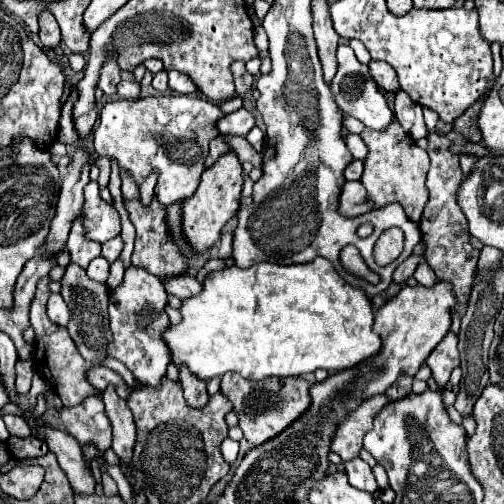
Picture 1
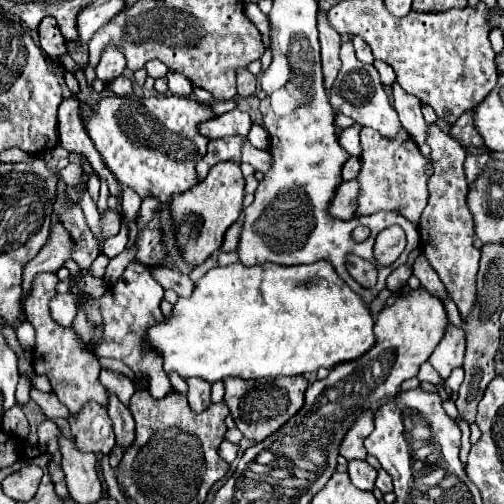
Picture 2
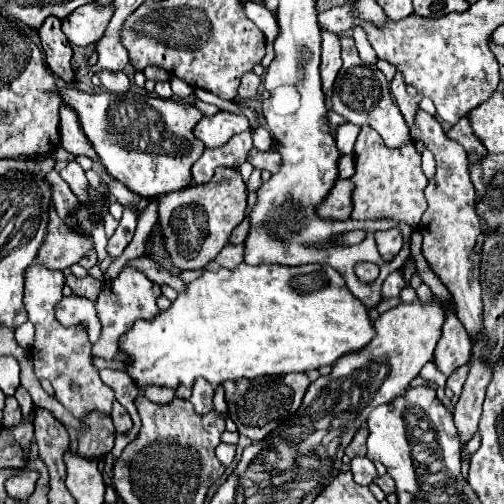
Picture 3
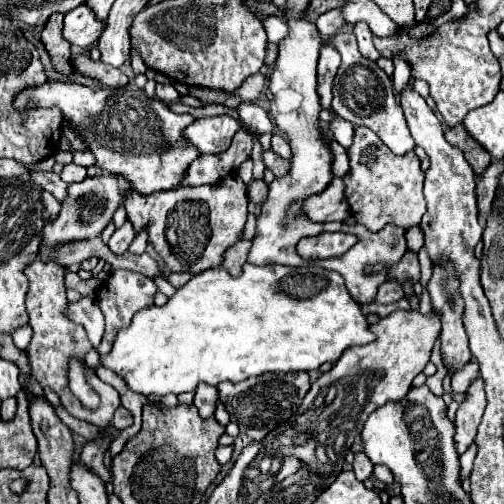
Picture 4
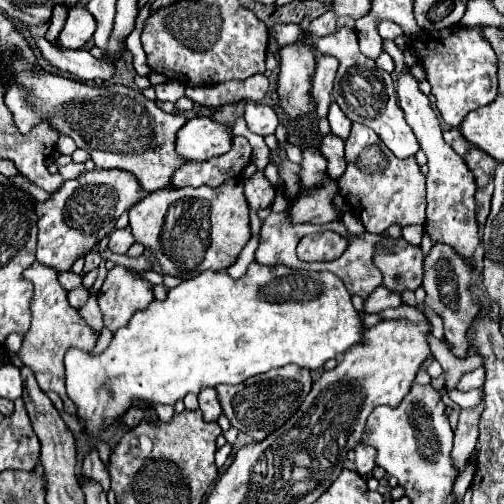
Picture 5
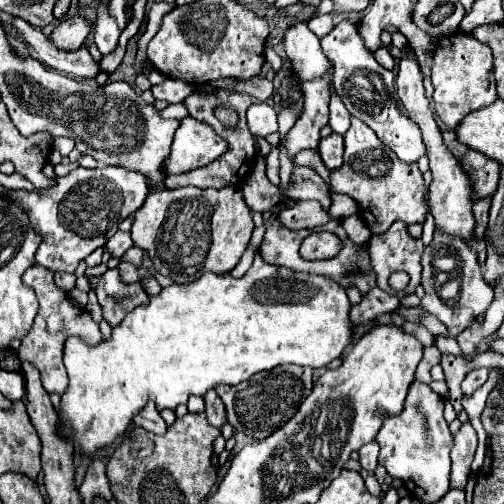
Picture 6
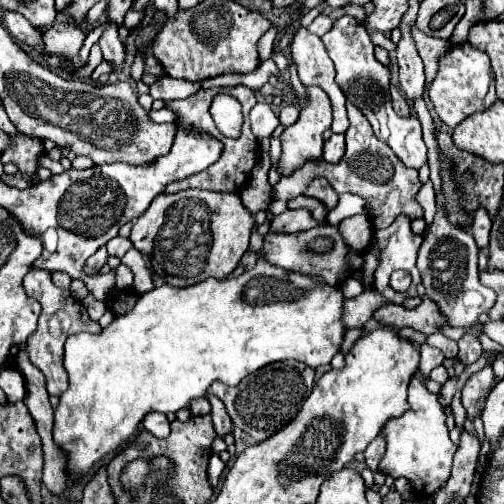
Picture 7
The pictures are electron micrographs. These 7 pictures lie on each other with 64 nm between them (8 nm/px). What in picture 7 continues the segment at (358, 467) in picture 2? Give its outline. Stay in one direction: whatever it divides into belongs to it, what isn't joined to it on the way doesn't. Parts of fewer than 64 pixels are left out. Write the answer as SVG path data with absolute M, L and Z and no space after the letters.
M378 434L370 444L368 448L364 450L364 456L366 456L366 464L370 466L370 470L378 470L378 464L384 456L384 448L386 448L386 440L384 440L384 434Z

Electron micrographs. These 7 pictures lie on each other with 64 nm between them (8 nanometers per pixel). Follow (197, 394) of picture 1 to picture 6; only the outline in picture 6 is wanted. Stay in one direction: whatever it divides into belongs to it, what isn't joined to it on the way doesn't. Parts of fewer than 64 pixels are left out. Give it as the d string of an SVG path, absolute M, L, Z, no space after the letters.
M208 390L206 396L206 416L208 416L208 422L216 428L222 428L224 424L228 424L228 418L226 418L226 408L220 400L220 396L214 392L214 390Z

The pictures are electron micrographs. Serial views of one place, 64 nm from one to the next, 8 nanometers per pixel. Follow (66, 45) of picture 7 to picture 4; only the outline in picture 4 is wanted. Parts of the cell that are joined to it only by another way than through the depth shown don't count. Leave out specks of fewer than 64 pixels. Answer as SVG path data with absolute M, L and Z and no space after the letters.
M78 6L64 16L64 40L76 48L88 48L102 34L104 24L96 20L96 14L86 6Z

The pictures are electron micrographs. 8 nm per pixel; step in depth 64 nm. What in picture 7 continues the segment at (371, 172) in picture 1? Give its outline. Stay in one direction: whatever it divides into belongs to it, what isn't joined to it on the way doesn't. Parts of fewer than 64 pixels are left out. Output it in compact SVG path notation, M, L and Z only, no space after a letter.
M346 100L346 108L348 108L350 128L346 130L346 154L342 156L342 160L338 164L328 164L326 160L308 162L300 170L296 170L292 176L280 178L280 182L272 188L272 200L268 204L268 212L272 216L276 216L280 212L286 212L288 210L288 200L304 194L310 180L320 176L320 178L326 178L332 184L332 188L336 188L338 194L350 192L350 194L358 194L358 196L366 198L372 206L370 216L374 220L370 220L370 222L372 222L374 230L388 228L392 224L392 220L400 214L406 214L412 220L420 218L422 208L414 202L414 194L420 190L418 170L412 170L412 168L406 168L404 164L400 164L398 156L384 142L380 142L374 136L372 126L362 116L360 108L356 108L356 104L352 104L352 100Z

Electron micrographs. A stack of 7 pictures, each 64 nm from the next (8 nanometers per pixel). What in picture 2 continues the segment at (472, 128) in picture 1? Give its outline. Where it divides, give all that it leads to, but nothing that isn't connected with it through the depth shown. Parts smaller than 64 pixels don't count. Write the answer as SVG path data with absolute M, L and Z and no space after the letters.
M472 110L464 112L456 124L452 126L450 134L464 146L464 148L484 148L484 142L480 138L480 134L474 128L474 120L472 120Z

